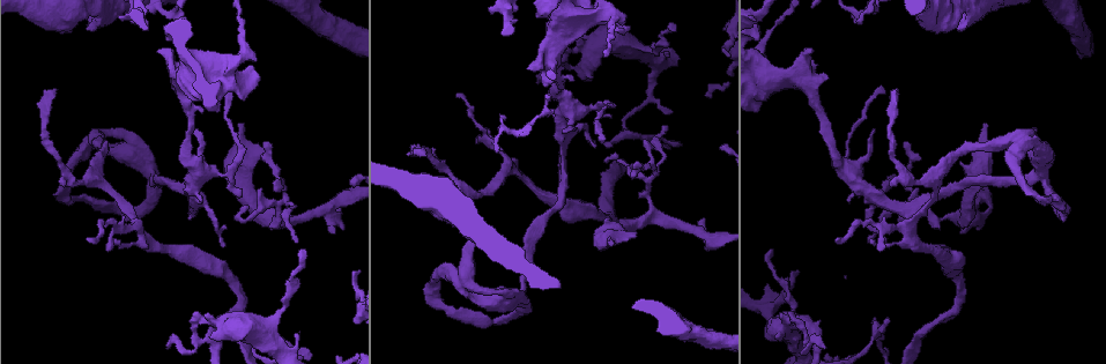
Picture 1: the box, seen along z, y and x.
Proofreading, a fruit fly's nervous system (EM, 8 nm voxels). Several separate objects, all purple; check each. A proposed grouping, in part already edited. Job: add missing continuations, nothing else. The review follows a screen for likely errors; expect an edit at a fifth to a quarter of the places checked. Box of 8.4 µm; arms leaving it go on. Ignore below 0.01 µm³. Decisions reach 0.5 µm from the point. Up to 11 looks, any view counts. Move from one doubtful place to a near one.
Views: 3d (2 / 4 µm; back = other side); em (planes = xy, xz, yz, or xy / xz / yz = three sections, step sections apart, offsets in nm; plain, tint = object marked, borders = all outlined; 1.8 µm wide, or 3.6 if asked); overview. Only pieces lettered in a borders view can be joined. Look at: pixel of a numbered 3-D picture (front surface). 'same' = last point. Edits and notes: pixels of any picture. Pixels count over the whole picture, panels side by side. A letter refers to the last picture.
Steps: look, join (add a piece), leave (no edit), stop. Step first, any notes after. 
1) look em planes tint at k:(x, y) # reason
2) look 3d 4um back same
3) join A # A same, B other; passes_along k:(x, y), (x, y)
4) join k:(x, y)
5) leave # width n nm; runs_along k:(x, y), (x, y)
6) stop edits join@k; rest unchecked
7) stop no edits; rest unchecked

look em planes borders at 1:(265, 145) # branch stops here

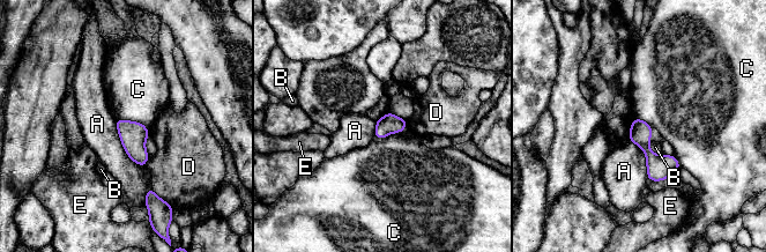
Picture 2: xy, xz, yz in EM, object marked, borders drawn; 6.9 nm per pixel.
leave # A other, B other, C other, D other, E other; border 2:(116, 118), (140, 121), (147, 127); no lettered piece goes on from it

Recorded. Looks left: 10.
look 3d 4um at 1:(986, 123) # branch stops here

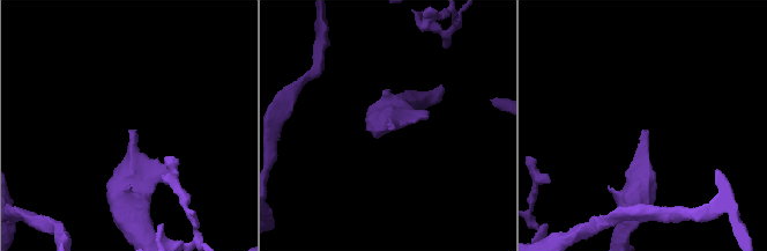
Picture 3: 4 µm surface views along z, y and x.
look em planes borders at 3:(130, 134)

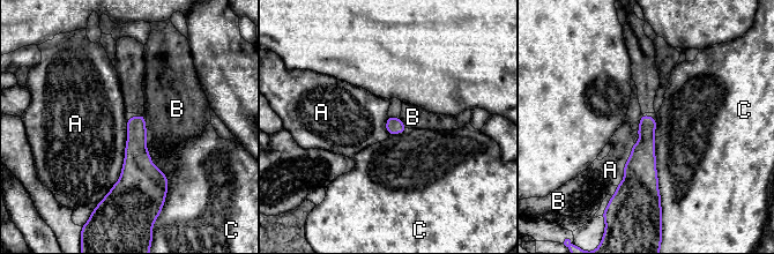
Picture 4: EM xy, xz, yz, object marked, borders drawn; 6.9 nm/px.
leave # A other, B other, C other; border 4:(127, 120), (120, 178), (104, 198); no lettered piece goes on from it

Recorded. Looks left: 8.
look em xy step 4 borders at 1:(479, 292) # branch stops here

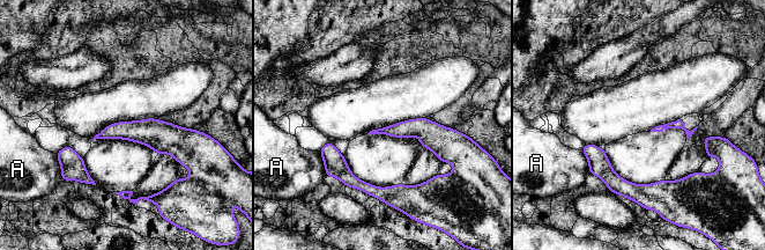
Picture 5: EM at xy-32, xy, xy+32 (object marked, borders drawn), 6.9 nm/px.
look em planes borders same

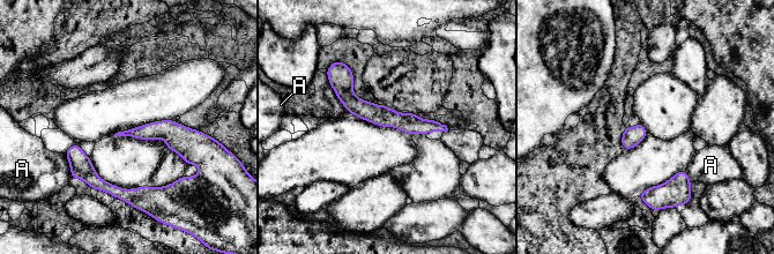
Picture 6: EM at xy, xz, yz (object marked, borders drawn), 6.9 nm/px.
leave # longest_contact A 190 nm; A other; none of them fits

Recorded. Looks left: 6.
look em xy step 4 tint at 1:(664, 54)

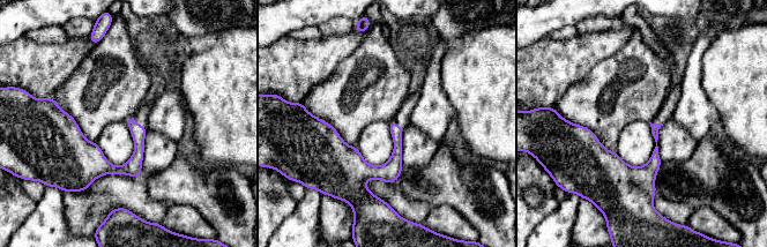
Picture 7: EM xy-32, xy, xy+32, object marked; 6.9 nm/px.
look em planes borders same

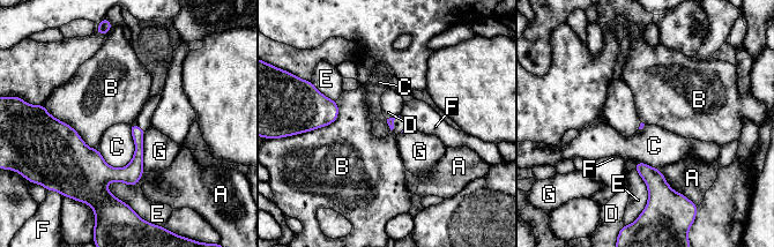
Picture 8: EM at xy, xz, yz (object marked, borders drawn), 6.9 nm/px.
leave # A other, B other, C other, D other, E other, F other, G other; runs_along 8:(59, 131), (103, 174), (135, 180); none of them fits

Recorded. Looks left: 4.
look 3d 2um at 1:(707, 250) # free end

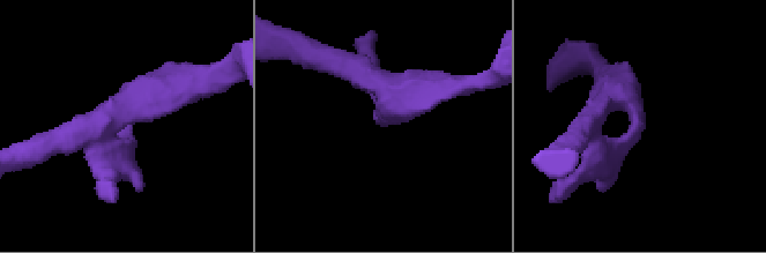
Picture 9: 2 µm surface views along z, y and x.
look em planes tint at 9:(644, 127) # arm_widths 200, 220 nm; shape alone is not enough

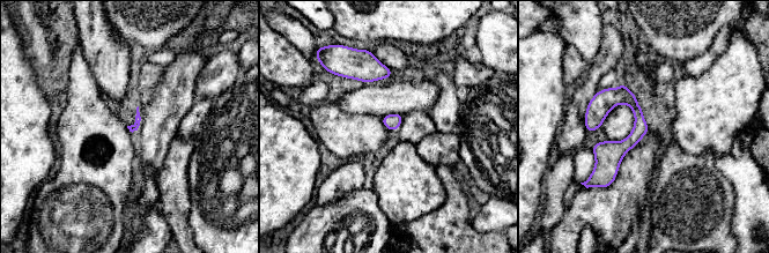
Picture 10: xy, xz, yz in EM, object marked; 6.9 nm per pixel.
look em planes borders same # see the neighbours

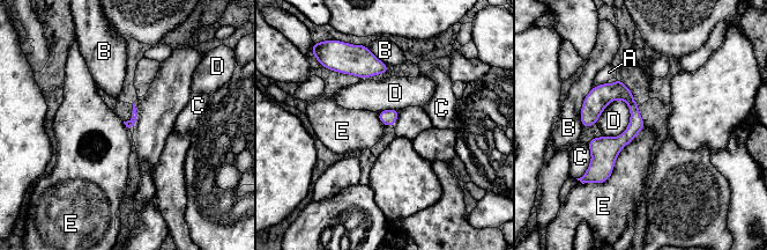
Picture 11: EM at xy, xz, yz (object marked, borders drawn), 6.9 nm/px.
leave # longest_contact E 550 nm; A other, B other, C other, D other, E other; none of them fits

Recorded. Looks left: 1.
stop no edits; rest unchecked

